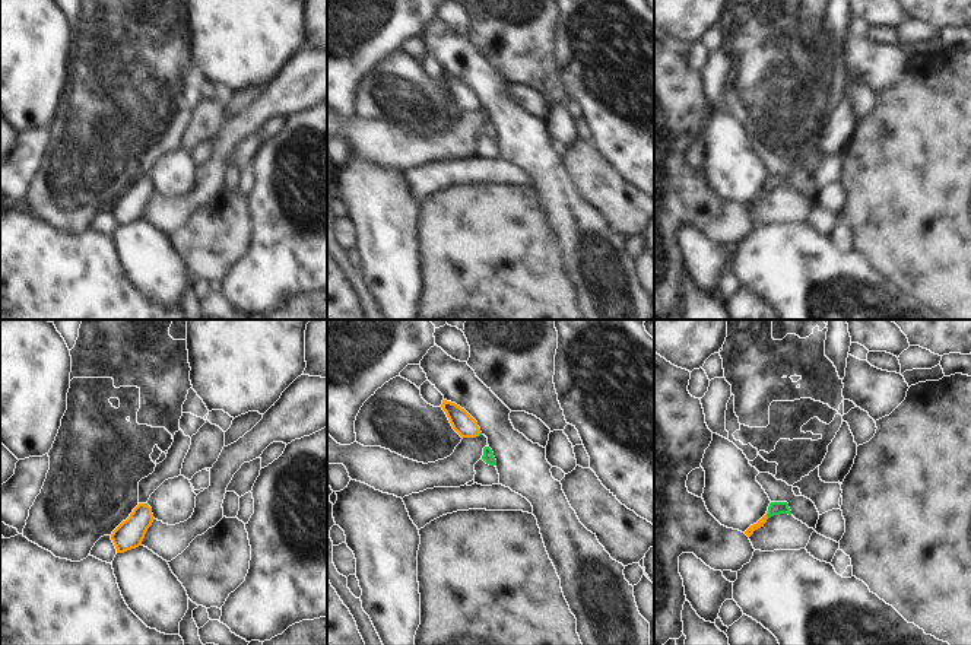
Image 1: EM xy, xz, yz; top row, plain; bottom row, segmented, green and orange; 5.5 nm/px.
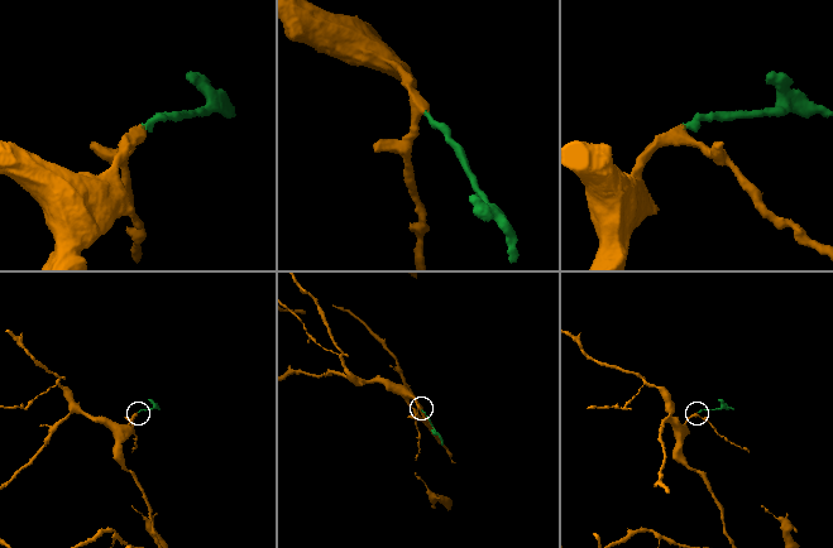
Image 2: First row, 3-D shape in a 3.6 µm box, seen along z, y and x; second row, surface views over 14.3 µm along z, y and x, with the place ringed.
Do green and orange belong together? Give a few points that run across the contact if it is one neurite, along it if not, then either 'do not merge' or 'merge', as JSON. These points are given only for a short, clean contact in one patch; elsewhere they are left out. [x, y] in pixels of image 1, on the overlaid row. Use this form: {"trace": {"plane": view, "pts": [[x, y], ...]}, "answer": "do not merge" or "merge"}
{"trace": {"plane": "yz", "pts": [[776, 508], [767, 514], [749, 531]]}, "answer": "merge"}

